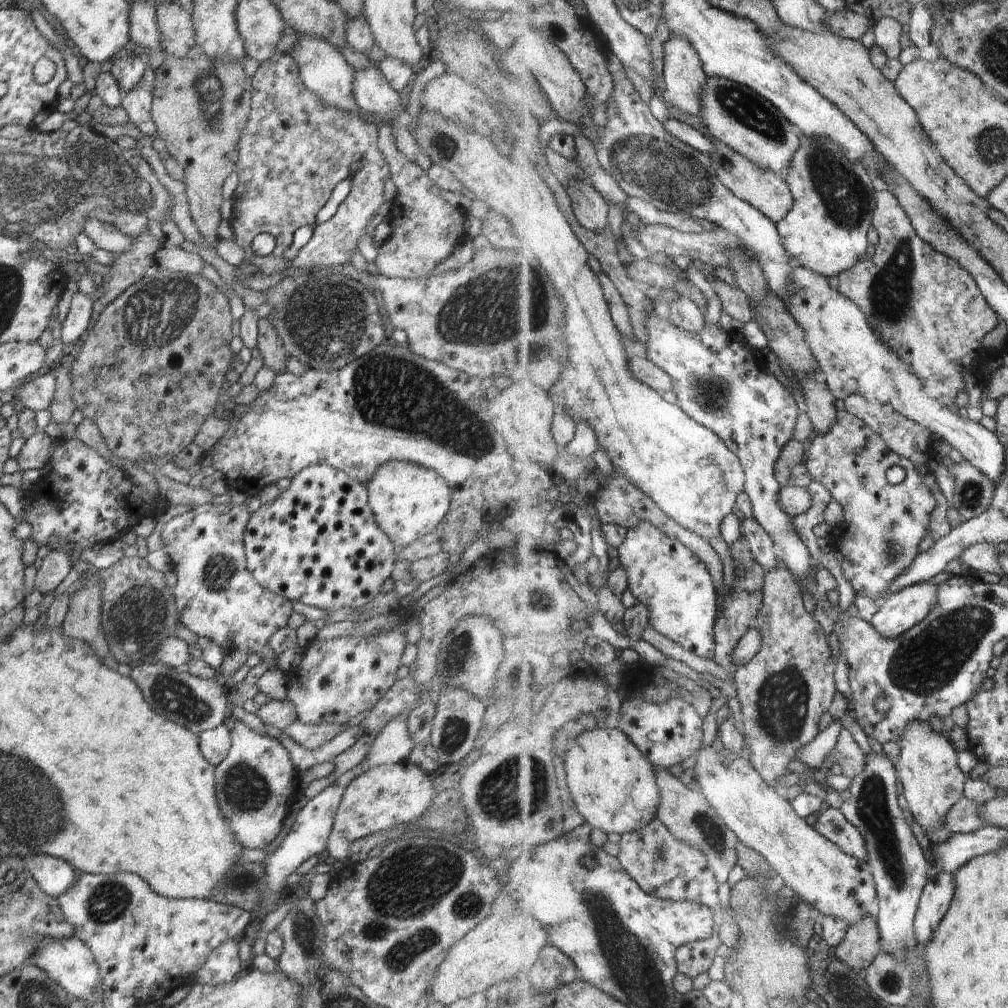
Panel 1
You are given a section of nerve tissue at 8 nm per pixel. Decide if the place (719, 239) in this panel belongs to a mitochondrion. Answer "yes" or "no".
no

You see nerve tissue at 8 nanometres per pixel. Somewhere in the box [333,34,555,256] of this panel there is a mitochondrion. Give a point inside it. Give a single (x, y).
(441, 142)

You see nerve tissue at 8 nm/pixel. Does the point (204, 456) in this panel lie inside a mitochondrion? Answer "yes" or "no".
no

